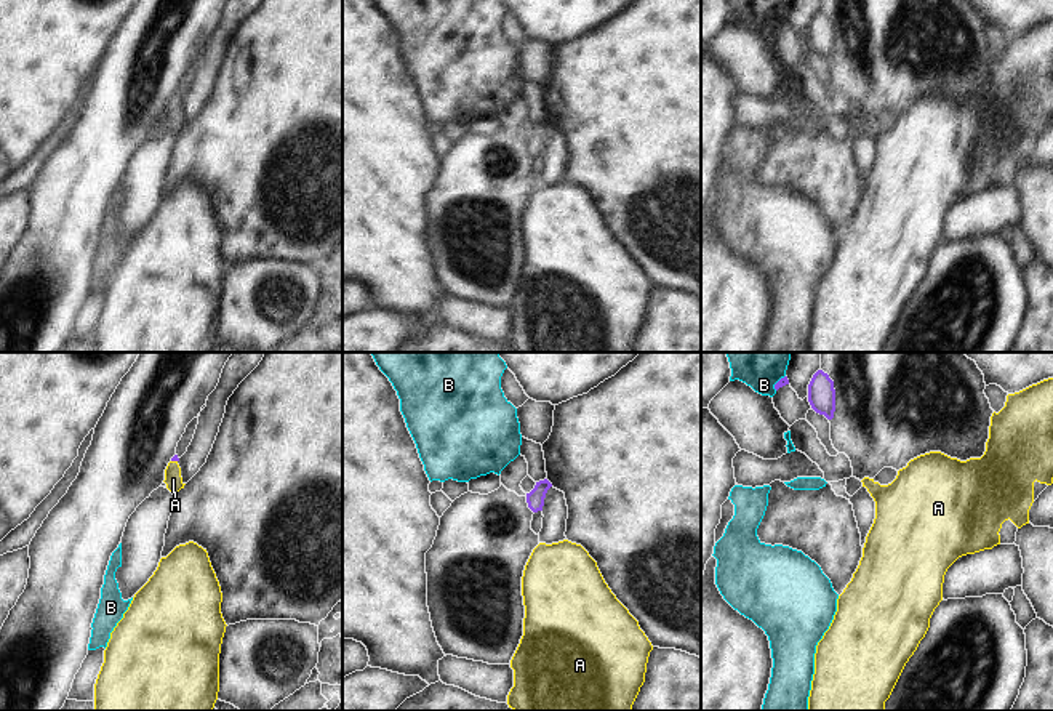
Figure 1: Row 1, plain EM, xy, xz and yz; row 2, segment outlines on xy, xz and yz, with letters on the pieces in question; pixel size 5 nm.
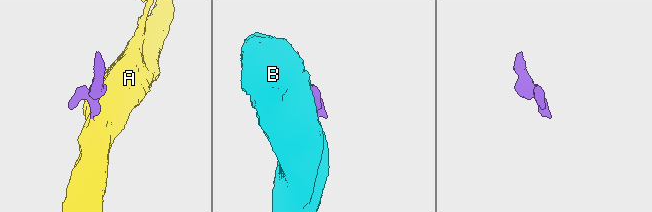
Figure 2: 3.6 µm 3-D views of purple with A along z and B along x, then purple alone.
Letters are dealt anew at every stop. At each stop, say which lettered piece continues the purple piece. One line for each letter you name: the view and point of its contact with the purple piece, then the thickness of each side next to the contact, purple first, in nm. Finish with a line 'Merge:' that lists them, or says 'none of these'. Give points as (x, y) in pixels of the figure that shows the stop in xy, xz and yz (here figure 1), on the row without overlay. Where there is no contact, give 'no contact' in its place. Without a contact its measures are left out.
A: xy (175, 101) | 30/90 nm
Merge: A

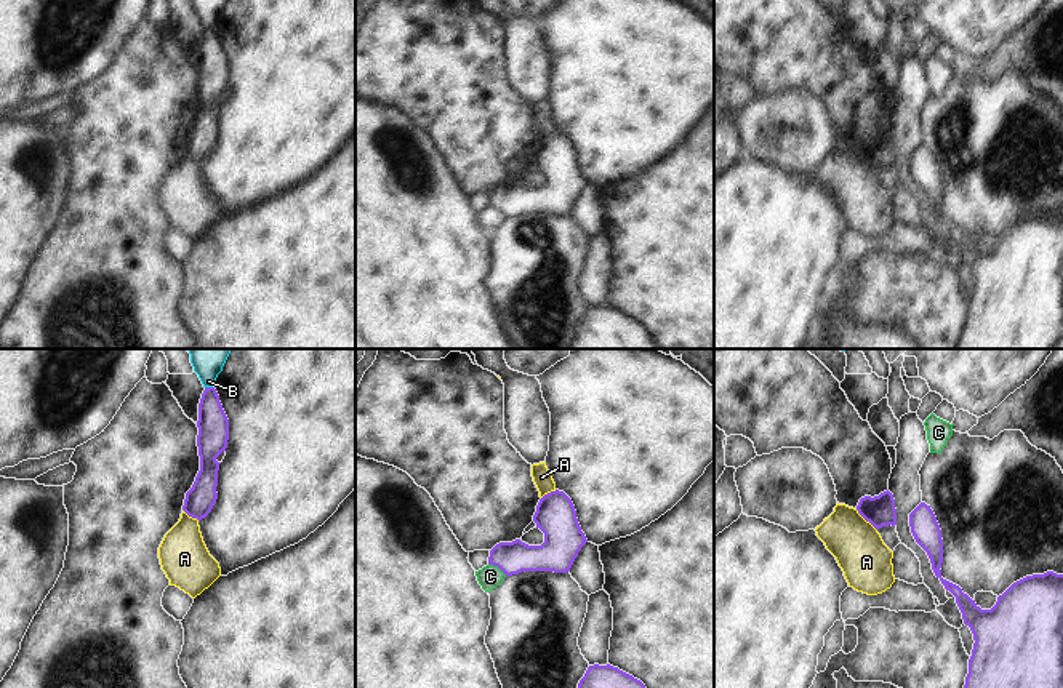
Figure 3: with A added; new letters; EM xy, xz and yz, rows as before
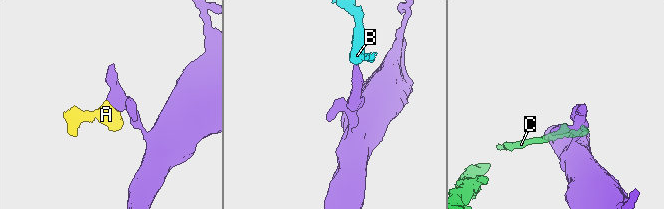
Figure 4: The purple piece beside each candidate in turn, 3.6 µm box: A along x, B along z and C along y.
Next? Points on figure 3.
Merge: none of these

